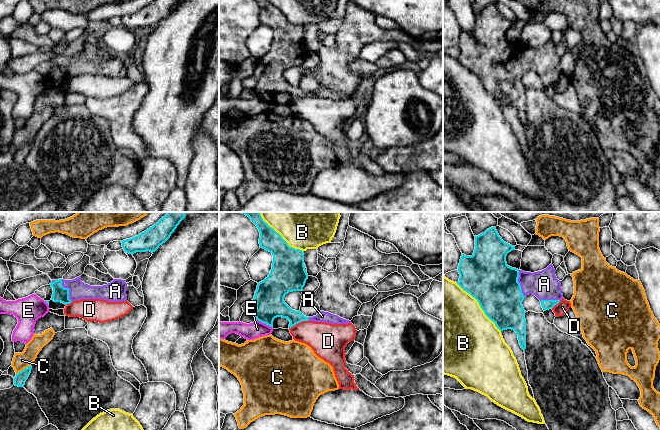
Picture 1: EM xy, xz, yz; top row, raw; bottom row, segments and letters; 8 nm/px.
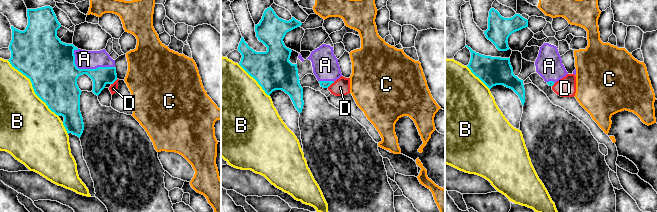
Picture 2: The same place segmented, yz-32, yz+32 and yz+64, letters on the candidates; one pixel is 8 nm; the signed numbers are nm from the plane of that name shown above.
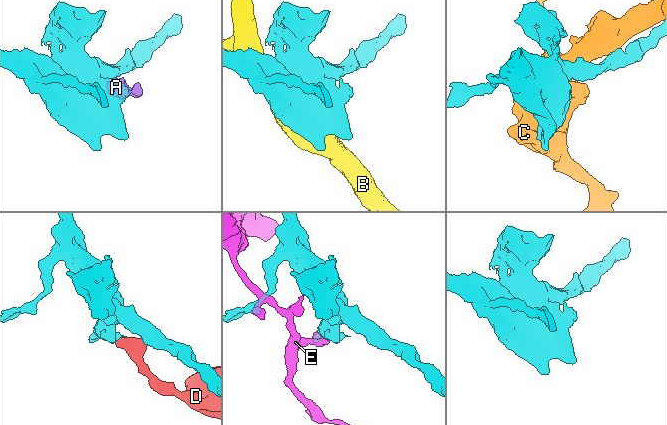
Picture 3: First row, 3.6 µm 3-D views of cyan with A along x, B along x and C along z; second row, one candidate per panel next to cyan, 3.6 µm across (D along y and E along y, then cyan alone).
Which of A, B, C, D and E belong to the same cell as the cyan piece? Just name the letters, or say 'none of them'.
A

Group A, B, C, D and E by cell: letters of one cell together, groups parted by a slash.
A / B / C / D / E

